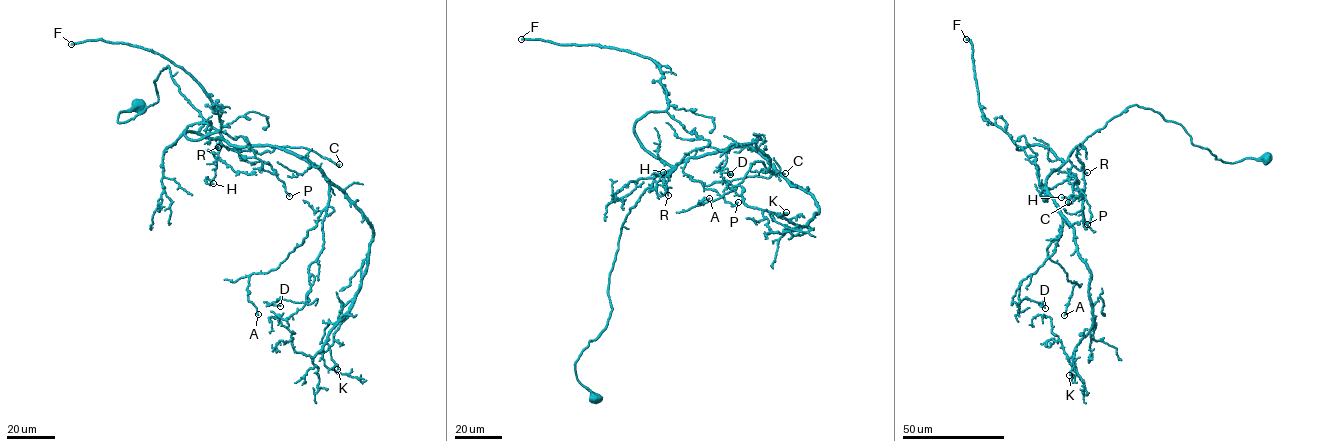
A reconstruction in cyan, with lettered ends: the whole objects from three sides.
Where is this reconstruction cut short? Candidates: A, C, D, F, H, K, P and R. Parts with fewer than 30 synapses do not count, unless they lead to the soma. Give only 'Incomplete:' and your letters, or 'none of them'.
Incomplete: F

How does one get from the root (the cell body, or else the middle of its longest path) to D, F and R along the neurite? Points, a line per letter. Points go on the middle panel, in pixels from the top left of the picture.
D: (595, 398), (575, 364), (612, 309), (630, 209), (689, 158), (752, 148), (775, 173), (756, 139), (730, 174)
F: (595, 398), (575, 361), (612, 309), (622, 222), (672, 168), (634, 130), (666, 90), (651, 59), (521, 39)
R: (595, 398), (577, 379), (575, 364), (612, 309), (609, 275), (622, 222), (669, 170), (668, 195)

